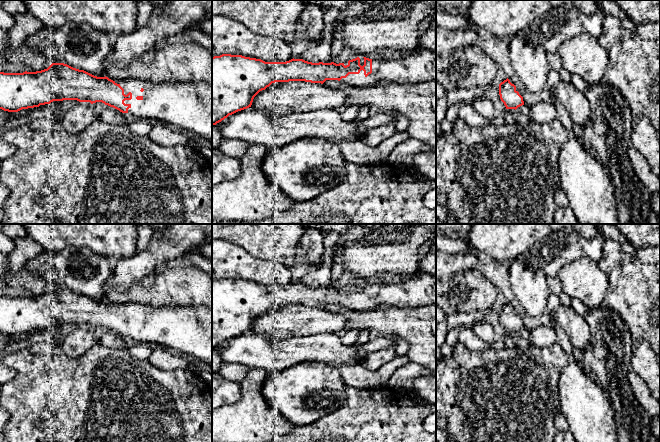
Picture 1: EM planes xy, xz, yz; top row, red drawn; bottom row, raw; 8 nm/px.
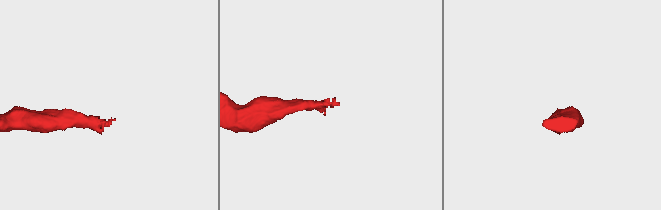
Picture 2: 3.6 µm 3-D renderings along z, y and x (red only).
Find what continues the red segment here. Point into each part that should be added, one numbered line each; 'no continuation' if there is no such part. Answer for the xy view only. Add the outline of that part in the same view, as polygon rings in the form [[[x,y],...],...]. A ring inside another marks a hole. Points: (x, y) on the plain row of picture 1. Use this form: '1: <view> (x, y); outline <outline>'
1: xy (187, 330); outline [[[127,303],[115,305],[124,313],[124,318],[132,317],[131,324],[125,324],[125,328],[130,328],[128,338],[136,343],[148,343],[154,346],[172,349],[180,354],[191,356],[209,364],[212,367],[212,309],[208,307],[159,307],[154,308],[149,305]]]

